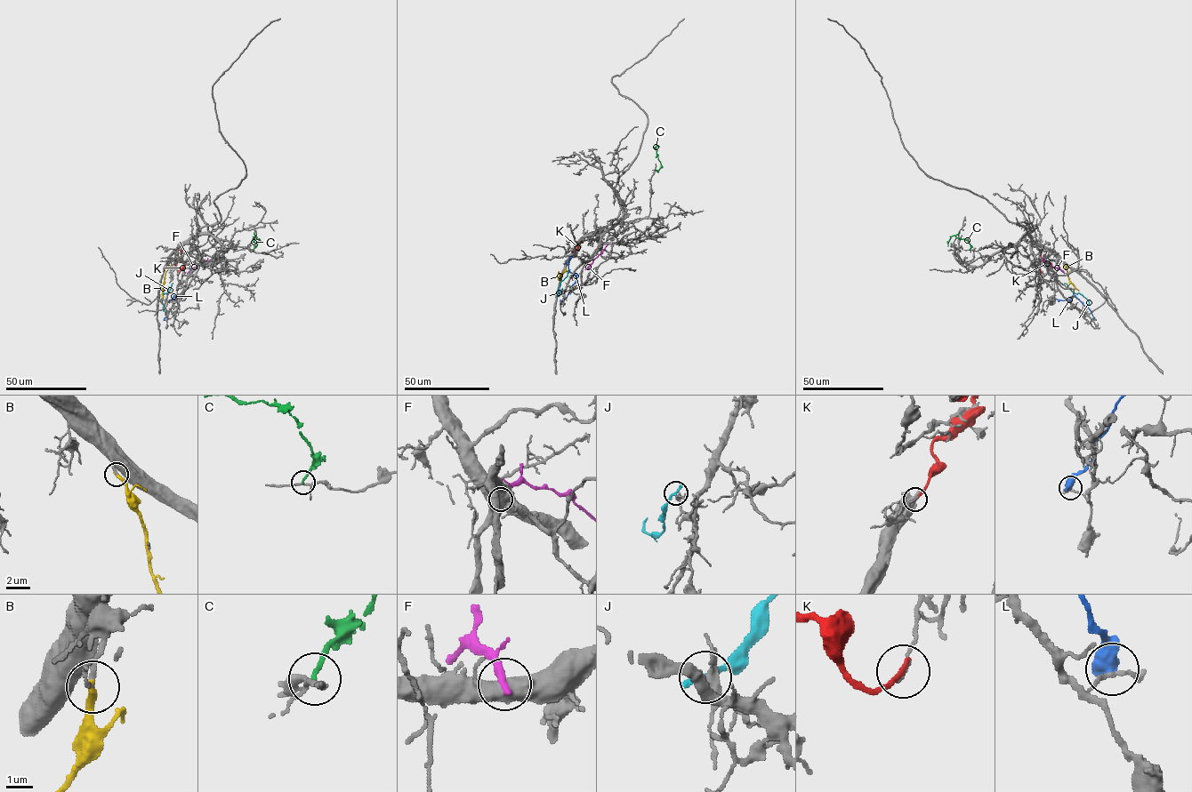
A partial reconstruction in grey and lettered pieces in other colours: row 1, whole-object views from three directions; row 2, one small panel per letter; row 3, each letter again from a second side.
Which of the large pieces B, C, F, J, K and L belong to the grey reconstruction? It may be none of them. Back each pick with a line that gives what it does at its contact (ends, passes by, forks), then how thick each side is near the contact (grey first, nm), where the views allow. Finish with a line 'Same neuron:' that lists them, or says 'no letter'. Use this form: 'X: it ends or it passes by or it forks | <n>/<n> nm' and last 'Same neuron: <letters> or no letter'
B: it ends | 200/280 nm
Same neuron: B

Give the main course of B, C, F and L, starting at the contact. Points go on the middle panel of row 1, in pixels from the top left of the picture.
B: (566, 268), (559, 280), (559, 276)
C: (655, 169), (658, 170), (661, 166), (654, 148), (658, 146)
F: (608, 243), (584, 269)
L: (560, 301), (576, 279), (568, 270), (568, 259), (572, 256)

